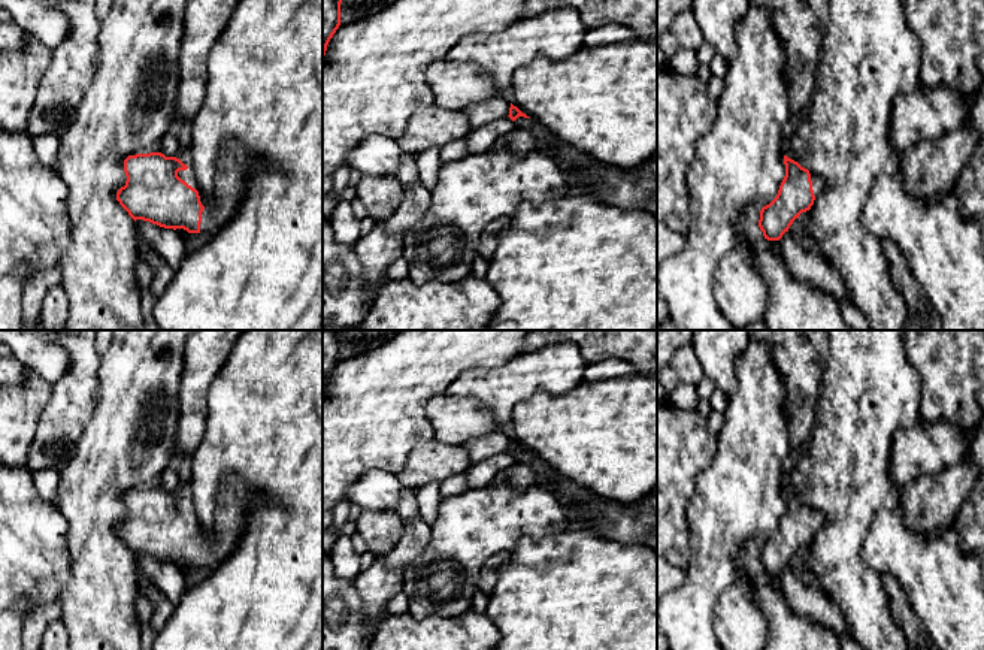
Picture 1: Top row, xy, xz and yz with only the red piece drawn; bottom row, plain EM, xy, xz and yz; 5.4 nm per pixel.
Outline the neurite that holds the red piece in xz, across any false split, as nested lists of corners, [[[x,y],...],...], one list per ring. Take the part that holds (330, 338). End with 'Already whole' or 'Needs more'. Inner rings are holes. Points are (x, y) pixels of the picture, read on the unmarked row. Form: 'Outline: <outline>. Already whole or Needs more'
Outline: [[[323,330],[323,391],[327,380],[340,360],[340,330]]]. Already whole

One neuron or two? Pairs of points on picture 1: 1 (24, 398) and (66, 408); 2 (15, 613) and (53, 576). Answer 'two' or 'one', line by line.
1: two
2: two

